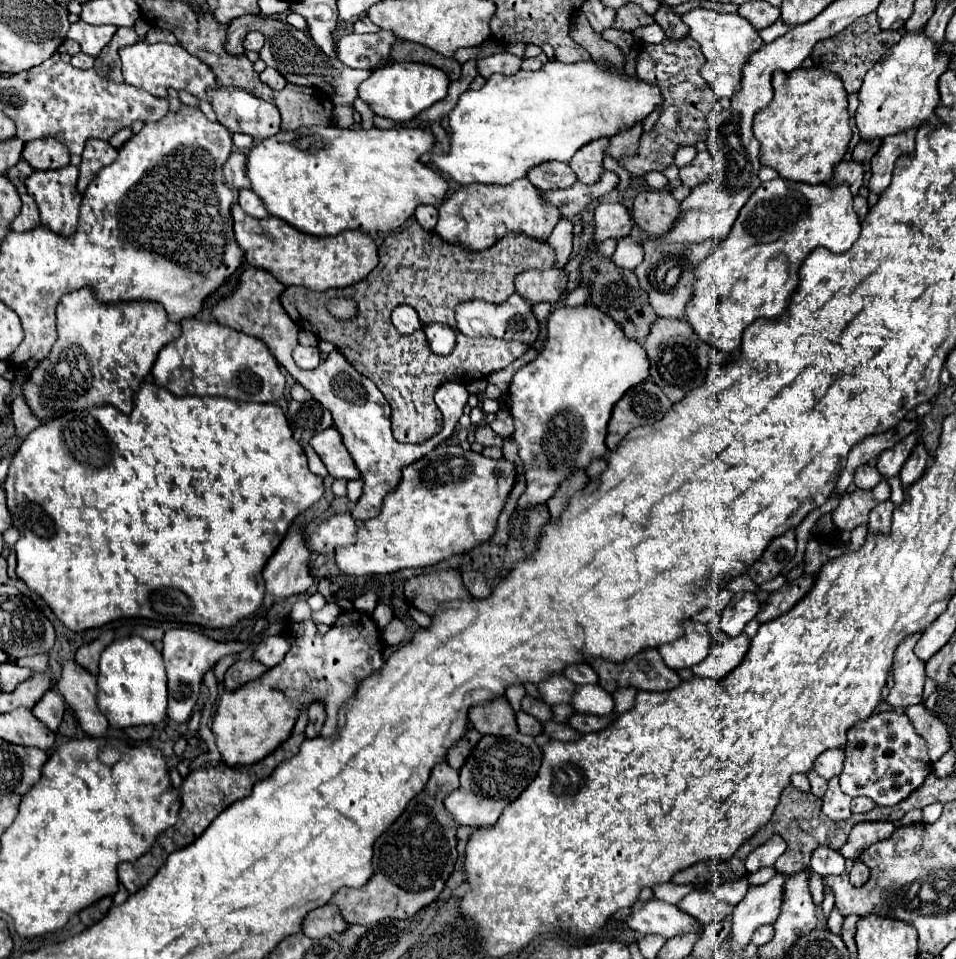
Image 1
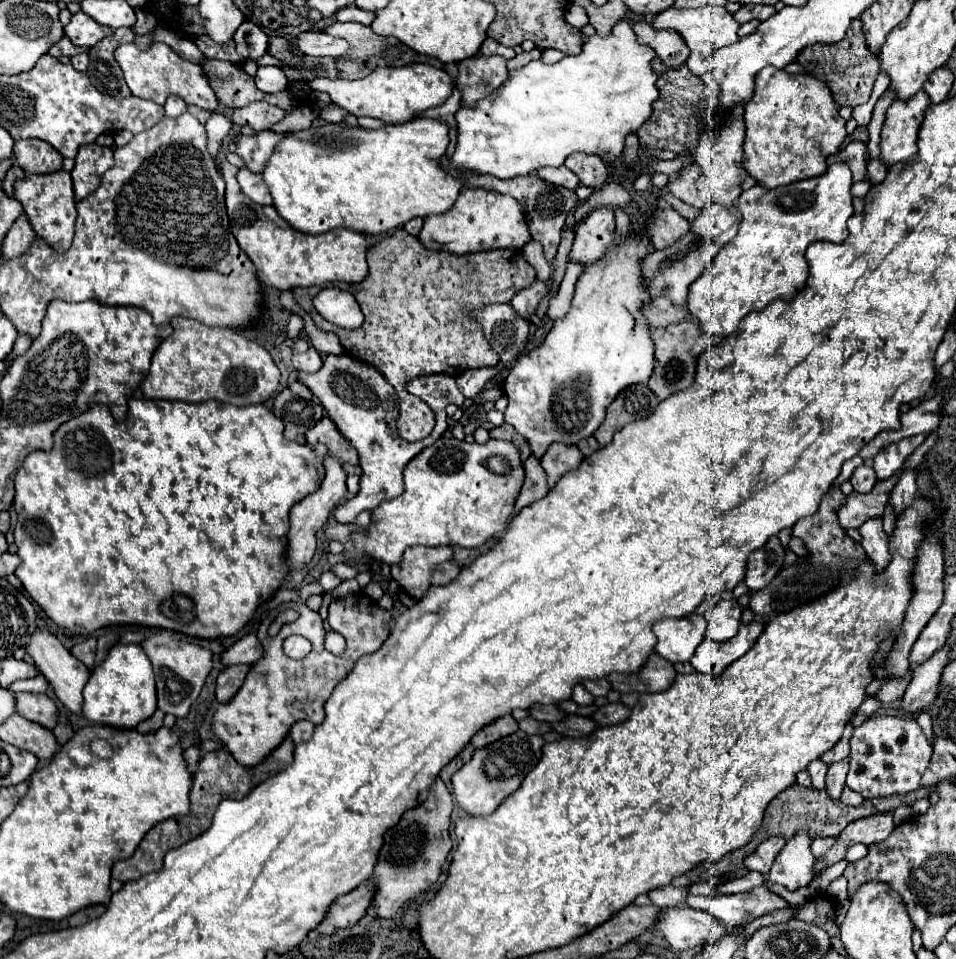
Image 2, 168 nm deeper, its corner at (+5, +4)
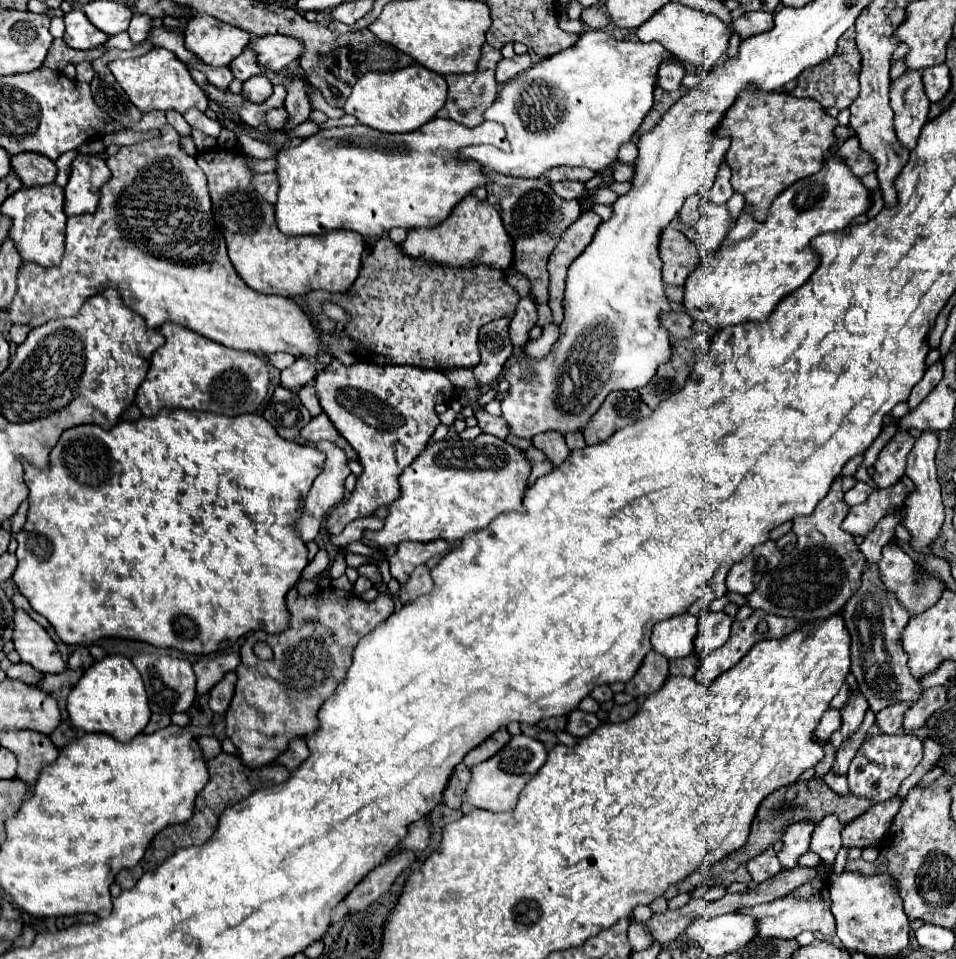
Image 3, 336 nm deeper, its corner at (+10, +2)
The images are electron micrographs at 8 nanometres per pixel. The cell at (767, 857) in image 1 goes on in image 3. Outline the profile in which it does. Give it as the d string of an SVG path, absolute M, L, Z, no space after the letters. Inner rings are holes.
M778 841L774 845L770 845L770 849L766 849L766 853L748 861L748 873L750 873L754 883L762 883L762 881L766 881L782 871L782 865L776 857L780 849L782 849L782 843Z

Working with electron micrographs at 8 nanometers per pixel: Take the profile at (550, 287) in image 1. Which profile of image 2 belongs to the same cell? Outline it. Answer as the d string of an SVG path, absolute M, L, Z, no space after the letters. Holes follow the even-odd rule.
M535 281L535 283L531 283L529 287L517 291L515 297L511 299L511 305L513 305L513 309L515 309L521 317L529 319L529 315L537 309L539 301L541 301L547 293L549 293L549 285L543 283L543 281Z

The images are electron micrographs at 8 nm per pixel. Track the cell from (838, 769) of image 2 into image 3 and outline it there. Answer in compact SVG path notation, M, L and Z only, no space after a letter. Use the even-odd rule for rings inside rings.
M868 709L868 711L866 711L866 717L864 717L864 721L862 721L862 725L858 727L858 731L852 733L852 735L840 745L838 755L836 755L836 763L834 763L834 767L832 767L836 773L846 773L846 771L848 771L850 761L854 759L854 755L856 755L856 751L860 749L862 741L866 739L866 733L868 733L868 729L874 725L874 719L876 719L874 711Z

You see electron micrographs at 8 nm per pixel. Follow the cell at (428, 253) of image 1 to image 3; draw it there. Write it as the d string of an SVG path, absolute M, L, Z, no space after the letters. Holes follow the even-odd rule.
M382 237L374 245L372 253L362 263L358 279L346 293L312 291L304 299L314 315L318 329L326 333L334 333L334 321L324 315L322 303L330 301L346 311L346 333L356 341L356 355L360 361L378 365L414 365L440 371L448 371L454 367L472 369L474 365L478 365L478 329L494 319L512 317L518 305L518 293L514 293L514 289L506 285L502 271L486 265L476 265L470 269L452 269L438 263L412 259L404 255L388 237Z

